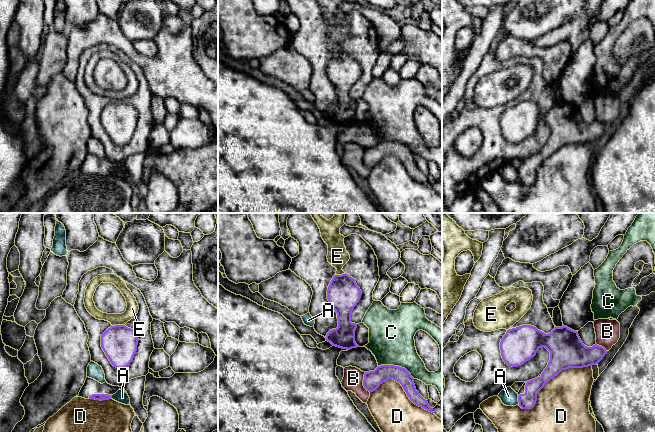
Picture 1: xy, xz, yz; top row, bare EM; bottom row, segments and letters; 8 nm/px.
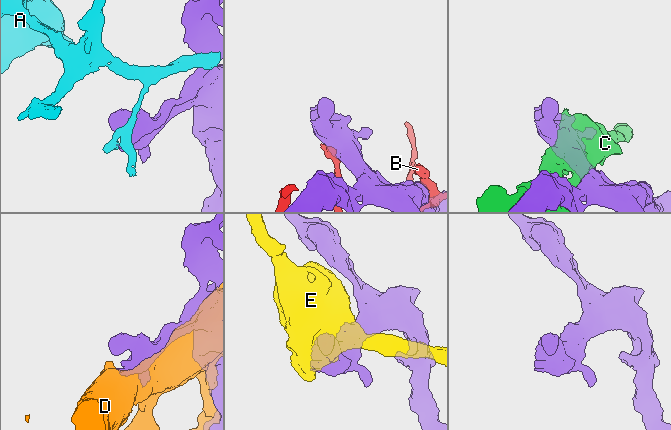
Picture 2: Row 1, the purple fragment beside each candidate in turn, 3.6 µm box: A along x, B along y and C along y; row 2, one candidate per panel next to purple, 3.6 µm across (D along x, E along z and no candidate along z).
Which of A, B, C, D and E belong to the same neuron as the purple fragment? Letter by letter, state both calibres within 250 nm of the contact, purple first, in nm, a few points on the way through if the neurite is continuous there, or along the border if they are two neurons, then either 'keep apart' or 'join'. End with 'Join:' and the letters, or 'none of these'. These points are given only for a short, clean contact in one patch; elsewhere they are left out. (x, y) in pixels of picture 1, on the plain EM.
A: 130 nm thick on the purple side, 140 nm on the other; keep apart
B: 140 nm thick on the purple side, 160 nm on the other; keep apart
C: 140 nm thick on the purple side, 360 nm on the other; keep apart
D: 240 nm thick on the purple side, 440 nm on the other; keep apart
E: 280 nm thick on the purple side, 100 nm on the other; border along xy (124, 100), (112, 102); keep apart
Join: none of these

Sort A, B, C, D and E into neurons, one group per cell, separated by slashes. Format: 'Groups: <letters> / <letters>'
Groups: A / B / C / D / E

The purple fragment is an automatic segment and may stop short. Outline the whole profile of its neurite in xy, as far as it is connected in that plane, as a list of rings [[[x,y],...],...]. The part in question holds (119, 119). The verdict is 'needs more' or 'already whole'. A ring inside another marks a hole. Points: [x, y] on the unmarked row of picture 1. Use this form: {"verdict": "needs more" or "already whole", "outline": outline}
{"verdict": "already whole", "outline": [[[125,101],[111,102],[101,111],[101,123],[118,145],[125,145],[132,138],[138,117],[136,108]]]}

